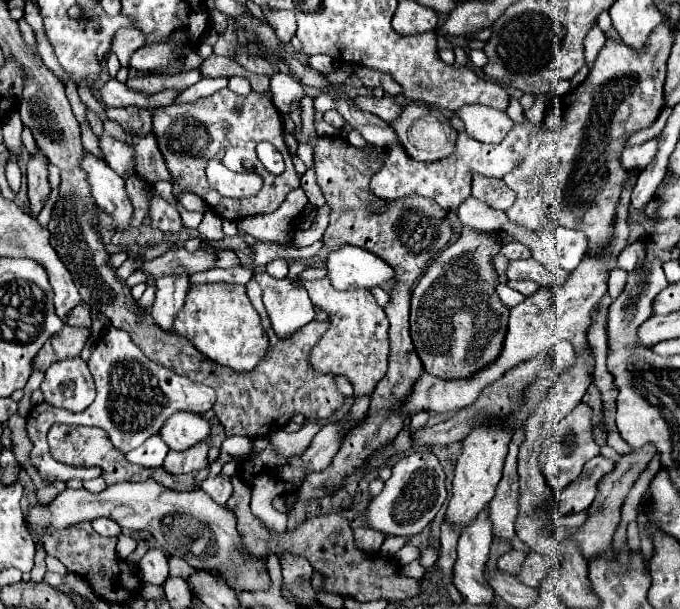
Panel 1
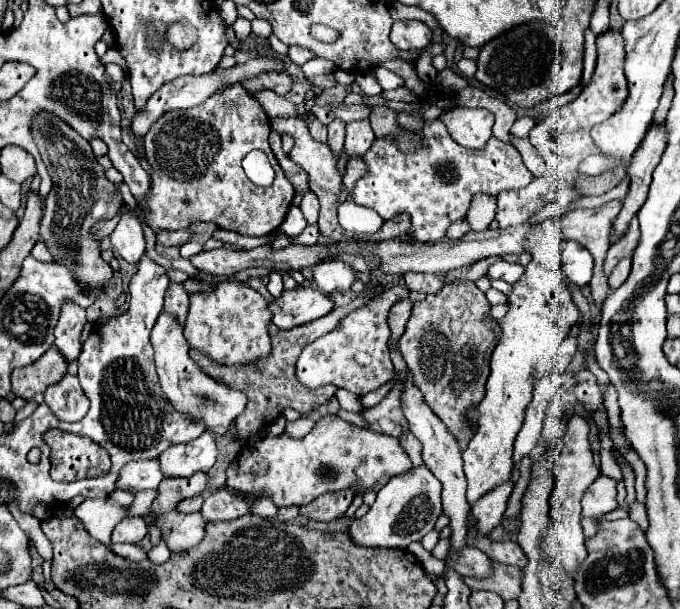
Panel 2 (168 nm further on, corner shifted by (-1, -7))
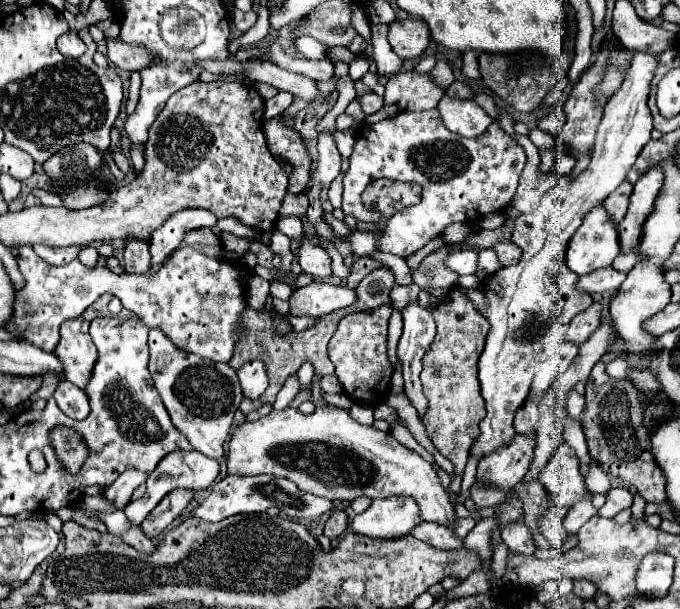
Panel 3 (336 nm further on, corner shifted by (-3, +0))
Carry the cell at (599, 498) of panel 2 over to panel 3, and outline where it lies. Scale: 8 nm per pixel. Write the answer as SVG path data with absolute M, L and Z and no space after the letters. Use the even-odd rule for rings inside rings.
M612 488L606 496L606 504L598 510L598 514L604 518L614 518L620 510L630 508L632 500L634 500L634 496L626 488Z

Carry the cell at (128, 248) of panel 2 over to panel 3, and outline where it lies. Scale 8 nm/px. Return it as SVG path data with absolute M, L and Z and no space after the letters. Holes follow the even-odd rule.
M128 238L124 246L124 272L126 274L148 274L152 268L148 244L144 240Z

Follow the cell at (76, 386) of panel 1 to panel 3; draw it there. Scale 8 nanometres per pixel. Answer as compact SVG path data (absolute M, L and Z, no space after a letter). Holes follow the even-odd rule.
M66 380L58 384L58 388L54 392L54 400L56 400L58 408L72 420L84 420L90 414L88 396L84 392L80 392L74 384L68 384Z

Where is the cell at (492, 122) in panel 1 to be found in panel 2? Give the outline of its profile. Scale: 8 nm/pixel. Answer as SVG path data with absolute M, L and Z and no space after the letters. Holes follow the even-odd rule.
M452 107L446 109L440 119L446 123L452 139L468 149L486 147L492 137L494 115L486 109L468 109L468 107Z

